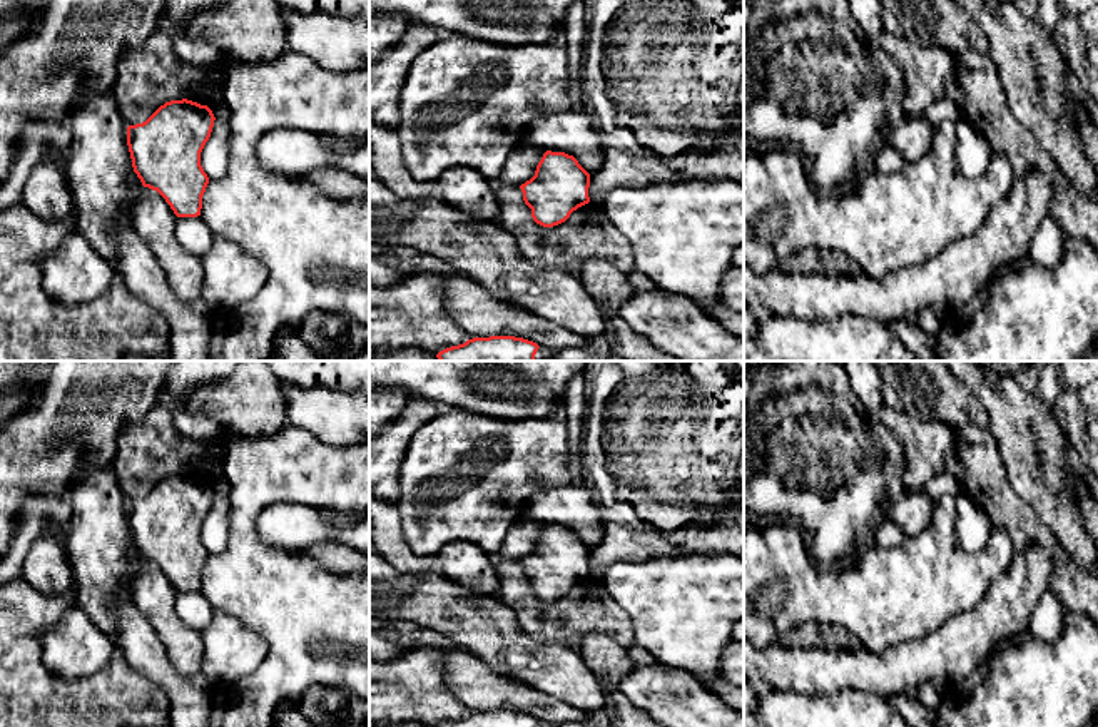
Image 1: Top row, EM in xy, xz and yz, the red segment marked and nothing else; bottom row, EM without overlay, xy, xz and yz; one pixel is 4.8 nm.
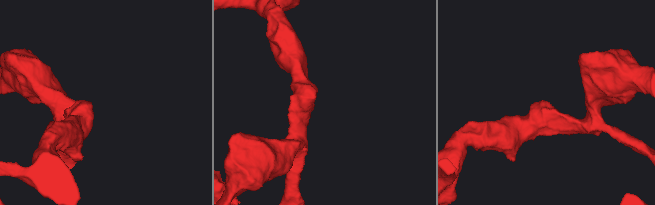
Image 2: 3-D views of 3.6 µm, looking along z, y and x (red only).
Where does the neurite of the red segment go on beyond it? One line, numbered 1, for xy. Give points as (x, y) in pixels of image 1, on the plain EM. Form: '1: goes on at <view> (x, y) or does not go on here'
1: does not go on here

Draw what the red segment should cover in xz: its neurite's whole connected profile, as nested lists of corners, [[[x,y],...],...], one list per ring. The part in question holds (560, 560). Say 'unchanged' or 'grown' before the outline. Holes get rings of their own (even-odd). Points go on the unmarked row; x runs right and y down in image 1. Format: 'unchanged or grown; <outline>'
unchanged; [[[546,525],[535,550],[520,560],[531,592],[543,602],[565,597],[573,585],[590,577],[590,548],[573,530]]]

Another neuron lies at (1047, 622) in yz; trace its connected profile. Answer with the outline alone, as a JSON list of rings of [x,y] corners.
[[[1046,590],[1029,613],[1026,628],[999,643],[1018,643],[1024,637],[1055,642],[1065,632],[1066,613],[1068,610],[1058,595],[1053,590]]]

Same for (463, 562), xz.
[[[455,541],[443,547],[438,553],[443,565],[443,575],[468,587],[473,593],[498,593],[498,573],[495,560],[471,541]]]

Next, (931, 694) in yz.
[[[928,680],[916,687],[918,700],[928,709],[941,712],[948,697],[949,687],[941,680]]]

